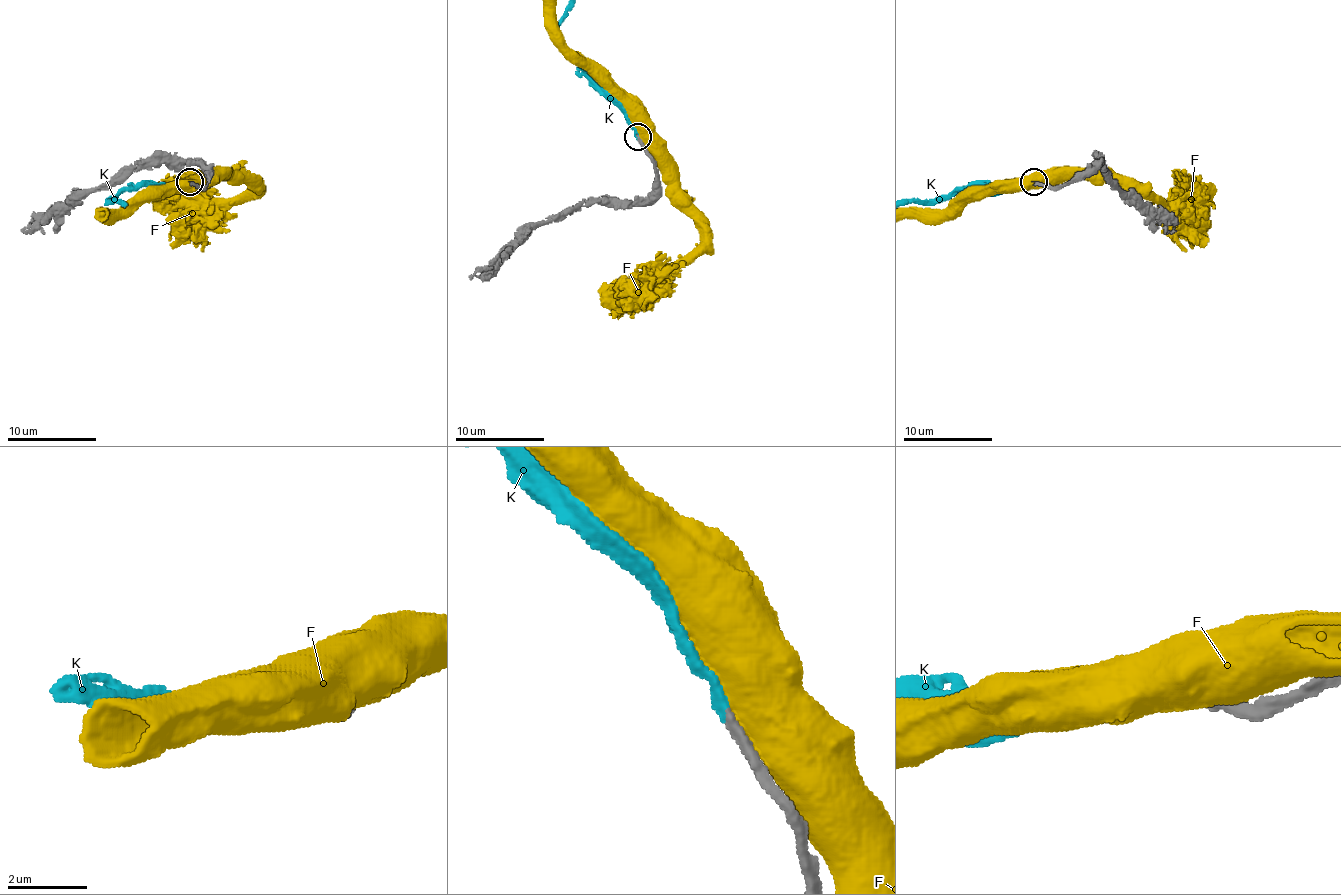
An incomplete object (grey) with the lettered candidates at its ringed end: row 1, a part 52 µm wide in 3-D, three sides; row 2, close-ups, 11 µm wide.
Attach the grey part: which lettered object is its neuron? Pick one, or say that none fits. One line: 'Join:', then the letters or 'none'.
Join: K

